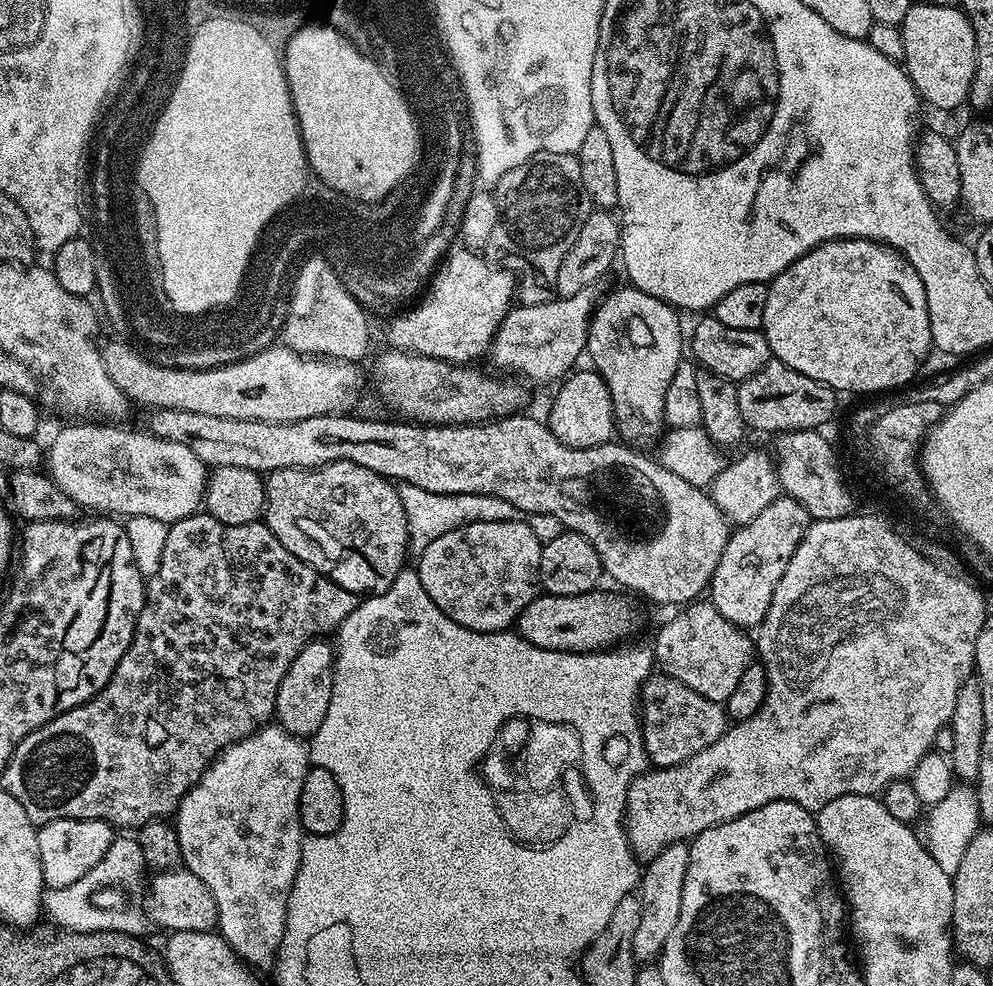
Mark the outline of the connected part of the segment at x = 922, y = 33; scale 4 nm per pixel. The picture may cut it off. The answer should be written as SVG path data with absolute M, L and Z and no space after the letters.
M914 2L910 10L906 10L906 18L899 25L904 43L904 59L902 67L908 73L914 90L920 95L921 101L932 108L941 108L948 112L967 101L968 91L976 69L976 35L968 15L956 6L930 6L926 2Z

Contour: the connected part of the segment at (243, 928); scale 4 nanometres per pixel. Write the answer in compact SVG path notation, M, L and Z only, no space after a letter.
M269 722L220 753L197 784L184 795L174 813L183 867L206 882L206 890L210 890L214 898L219 935L245 964L256 970L271 969L280 950L286 926L286 906L302 862L302 846L306 839L300 825L300 795L309 767L309 745L279 724Z

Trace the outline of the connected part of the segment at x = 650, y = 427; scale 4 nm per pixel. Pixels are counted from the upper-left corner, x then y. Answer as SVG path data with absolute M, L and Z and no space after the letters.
M631 286L616 288L609 296L607 293L592 313L592 321L588 327L586 356L587 359L592 359L591 367L606 382L610 390L619 439L629 445L655 445L665 431L666 390L670 386L670 378L674 378L674 370L678 370L680 365L680 351L683 348L685 351L686 348L685 341L684 344L680 341L680 316L681 313L672 305Z

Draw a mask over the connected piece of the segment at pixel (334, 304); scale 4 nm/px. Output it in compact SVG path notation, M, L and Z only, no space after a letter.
M305 260L300 267L288 317L284 319L282 340L287 347L301 354L360 362L368 352L368 319L369 313L346 290L346 286L342 286L327 260Z

